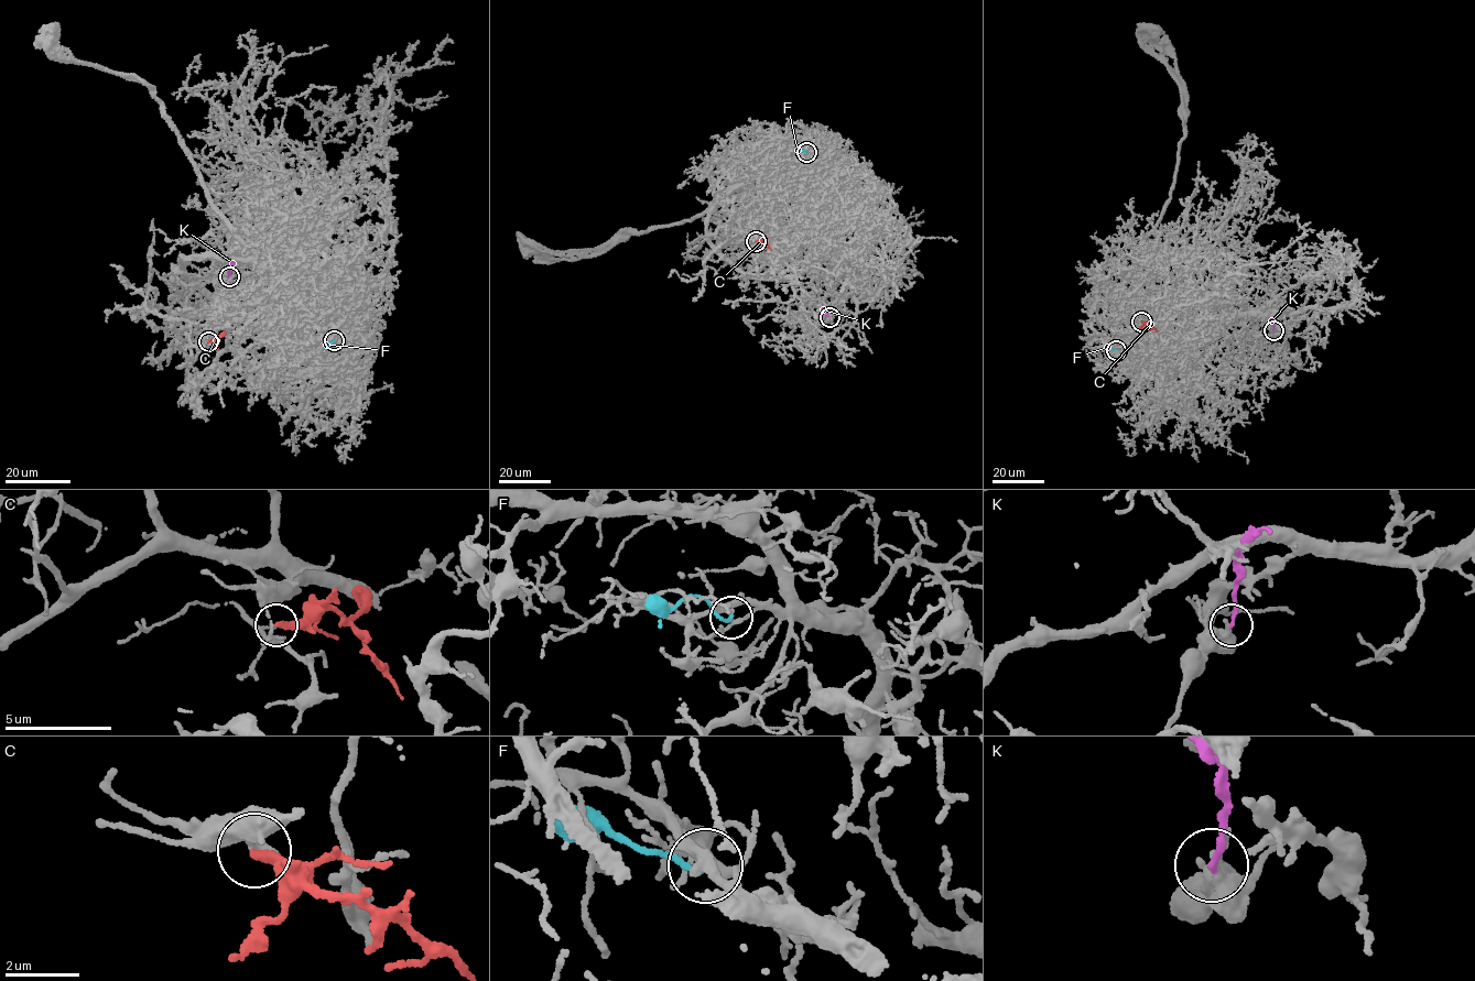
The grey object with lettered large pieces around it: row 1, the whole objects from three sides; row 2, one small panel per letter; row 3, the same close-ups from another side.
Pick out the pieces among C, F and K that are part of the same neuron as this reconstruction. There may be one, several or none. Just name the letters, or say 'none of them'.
none of them

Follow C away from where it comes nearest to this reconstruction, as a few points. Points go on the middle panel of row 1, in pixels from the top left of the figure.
C: (756, 241), (762, 240), (771, 251)

